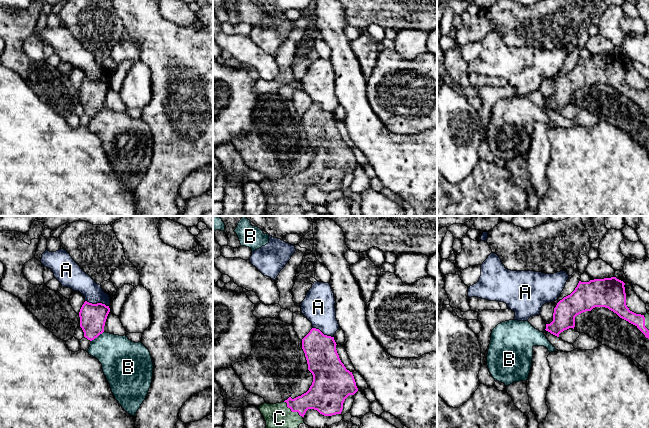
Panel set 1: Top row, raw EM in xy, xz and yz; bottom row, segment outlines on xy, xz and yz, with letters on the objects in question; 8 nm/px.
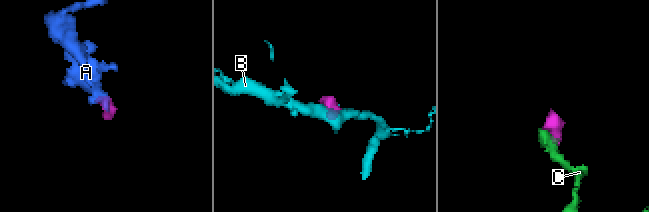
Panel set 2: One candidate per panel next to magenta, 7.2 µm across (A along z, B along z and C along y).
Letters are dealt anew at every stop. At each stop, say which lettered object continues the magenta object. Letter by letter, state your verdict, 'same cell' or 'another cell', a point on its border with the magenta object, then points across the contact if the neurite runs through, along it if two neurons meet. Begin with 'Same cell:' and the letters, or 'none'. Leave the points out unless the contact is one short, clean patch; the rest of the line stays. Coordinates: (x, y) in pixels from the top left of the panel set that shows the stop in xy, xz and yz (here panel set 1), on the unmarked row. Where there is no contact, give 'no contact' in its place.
Same cell: C
A: another cell | xy (97, 79)
B: another cell | xy (97, 112)
C: same cell | xz (292, 187)

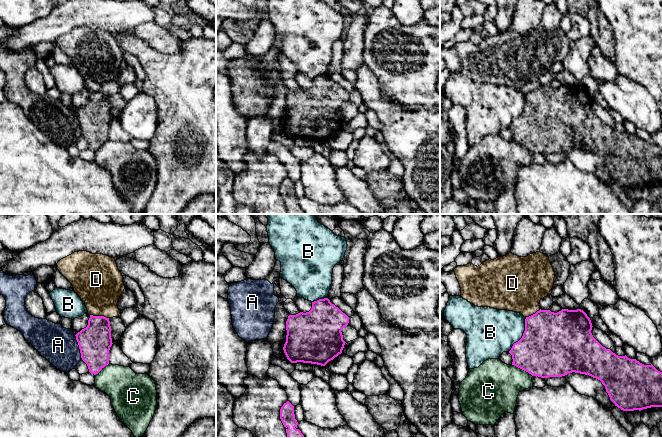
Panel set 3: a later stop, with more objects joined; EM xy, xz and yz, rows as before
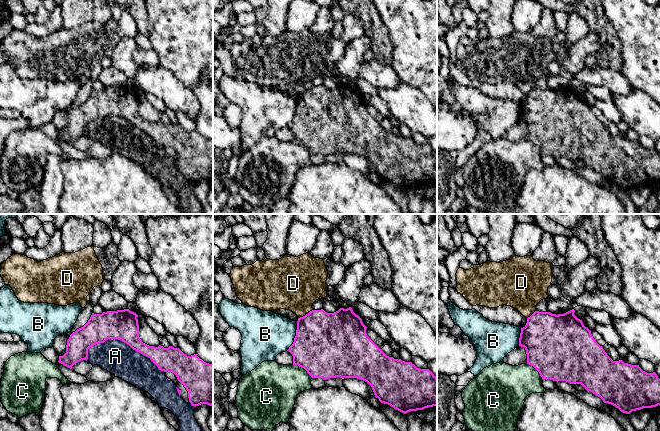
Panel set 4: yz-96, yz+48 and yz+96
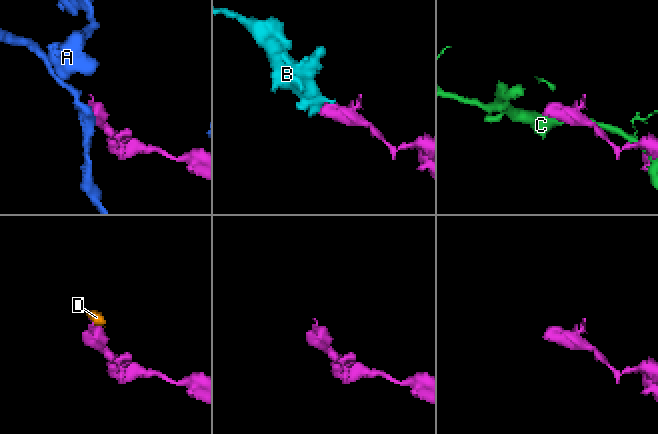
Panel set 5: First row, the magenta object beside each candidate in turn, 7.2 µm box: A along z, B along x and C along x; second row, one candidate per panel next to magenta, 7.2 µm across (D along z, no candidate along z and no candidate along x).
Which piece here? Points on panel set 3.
Same cell: none
A: another cell | xy (79, 123)
B: another cell | yz (523, 111)
C: another cell | yz (522, 145)
D: another cell | xy (99, 92) | along xy (90, 90), (108, 94)

